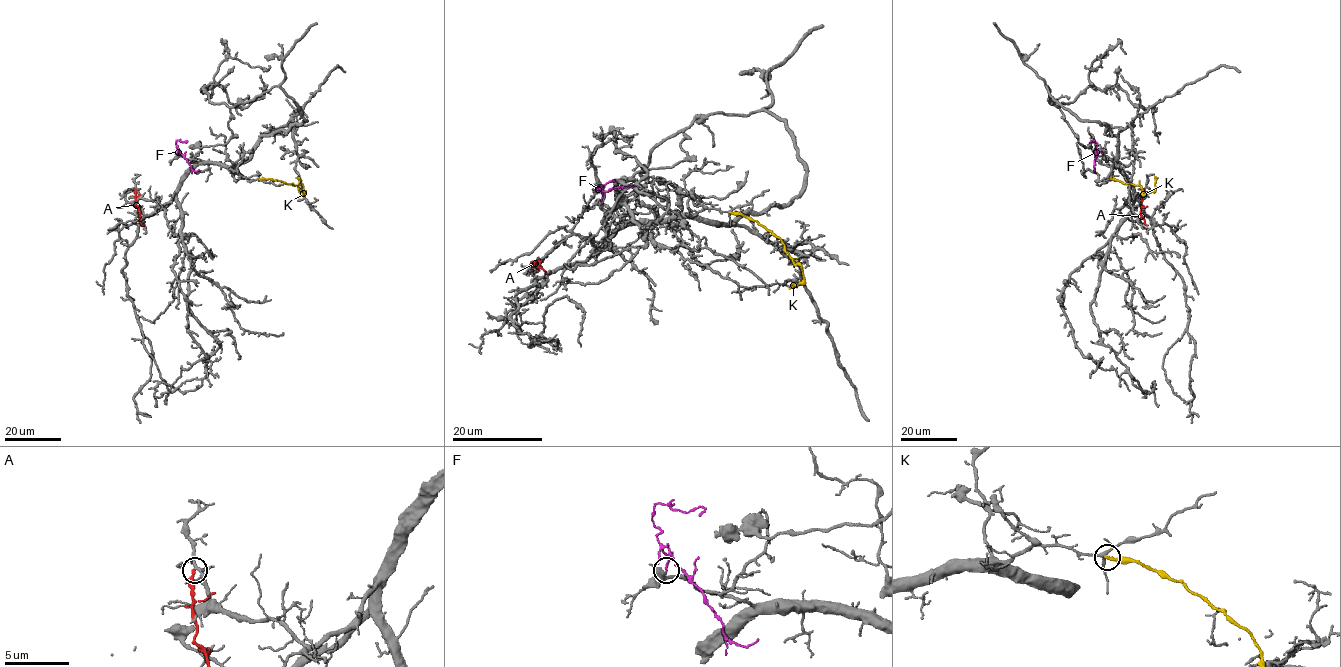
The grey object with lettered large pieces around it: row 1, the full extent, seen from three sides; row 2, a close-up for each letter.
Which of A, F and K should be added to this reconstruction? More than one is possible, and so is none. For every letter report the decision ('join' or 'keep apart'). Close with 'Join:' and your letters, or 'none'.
A: keep apart
F: join
K: keep apart
Join: F

